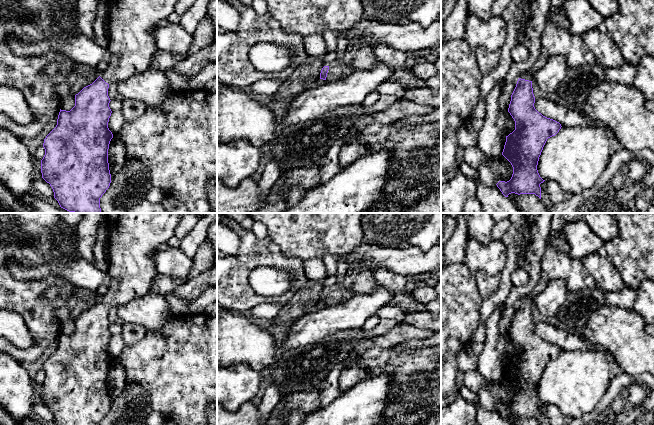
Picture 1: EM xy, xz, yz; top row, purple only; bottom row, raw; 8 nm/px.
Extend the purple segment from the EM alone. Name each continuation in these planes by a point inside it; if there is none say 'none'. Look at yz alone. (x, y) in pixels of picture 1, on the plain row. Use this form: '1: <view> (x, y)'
1: yz (527, 299)

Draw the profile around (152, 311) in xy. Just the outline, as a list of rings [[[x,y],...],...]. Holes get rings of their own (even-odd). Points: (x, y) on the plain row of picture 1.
[[[150,293],[117,307],[119,317],[126,323],[135,323],[147,331],[162,331],[173,314],[164,295]]]

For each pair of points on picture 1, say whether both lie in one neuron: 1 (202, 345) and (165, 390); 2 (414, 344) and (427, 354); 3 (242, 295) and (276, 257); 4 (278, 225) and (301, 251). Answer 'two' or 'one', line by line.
1: one
2: two
3: one
4: one

